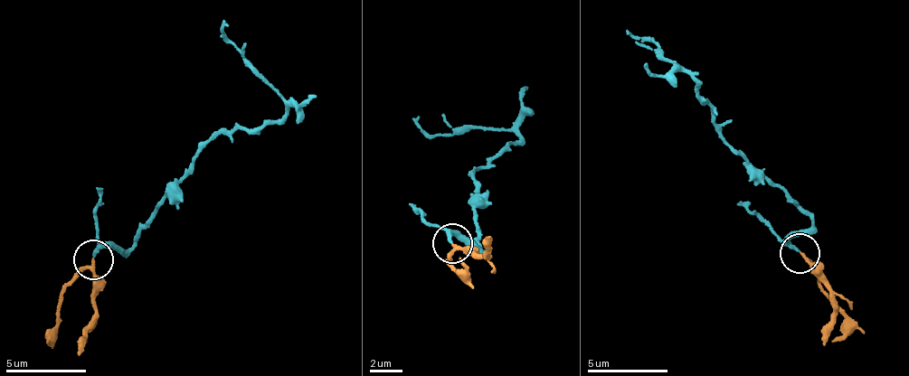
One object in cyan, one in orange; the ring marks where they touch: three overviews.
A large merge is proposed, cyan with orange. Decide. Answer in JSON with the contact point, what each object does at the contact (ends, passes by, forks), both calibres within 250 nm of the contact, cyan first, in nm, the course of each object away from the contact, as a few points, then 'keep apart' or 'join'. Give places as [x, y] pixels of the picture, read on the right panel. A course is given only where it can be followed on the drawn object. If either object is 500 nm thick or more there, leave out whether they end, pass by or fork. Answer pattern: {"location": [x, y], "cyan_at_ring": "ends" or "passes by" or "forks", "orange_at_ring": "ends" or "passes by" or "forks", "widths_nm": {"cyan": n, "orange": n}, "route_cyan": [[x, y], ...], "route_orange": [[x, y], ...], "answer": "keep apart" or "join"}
{"location": [800, 253], "cyan_at_ring": "ends", "orange_at_ring": "passes by", "widths_nm": {"cyan": 220, "orange": 170}, "route_cyan": [[800, 251], [789, 239], [810, 221], [777, 186], [748, 173], [692, 78], [652, 40], [625, 32]], "route_orange": [[800, 255], [828, 290], [833, 327], [824, 345]], "answer": "join"}

